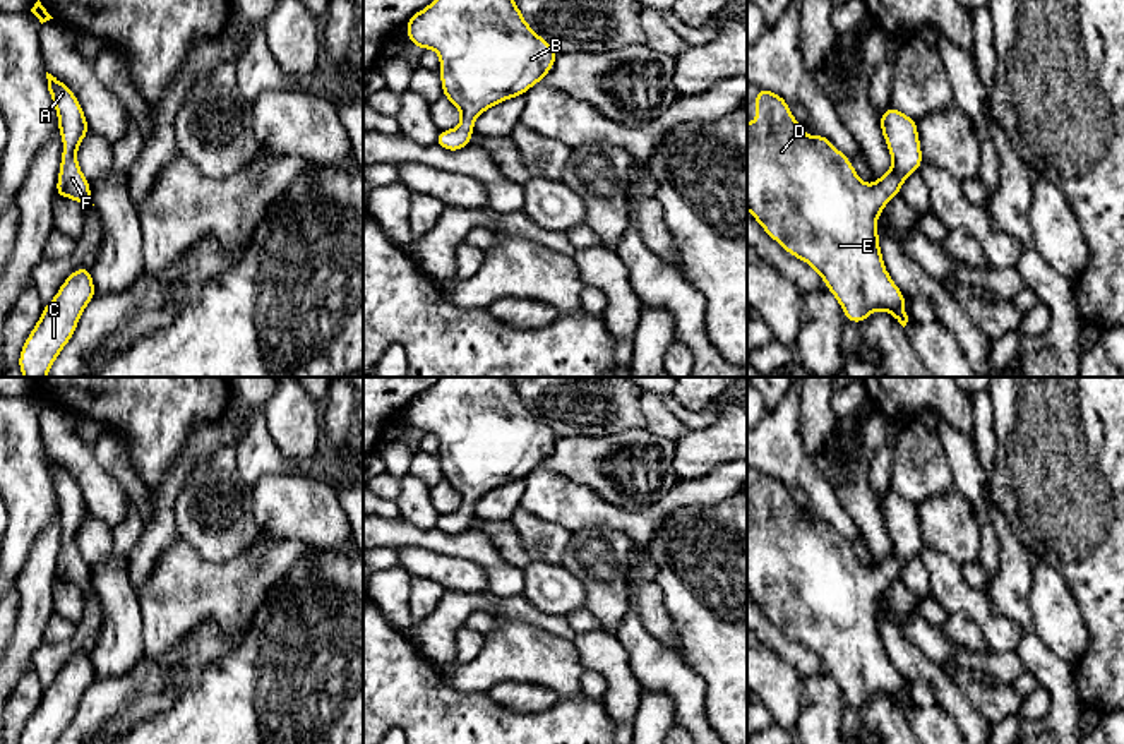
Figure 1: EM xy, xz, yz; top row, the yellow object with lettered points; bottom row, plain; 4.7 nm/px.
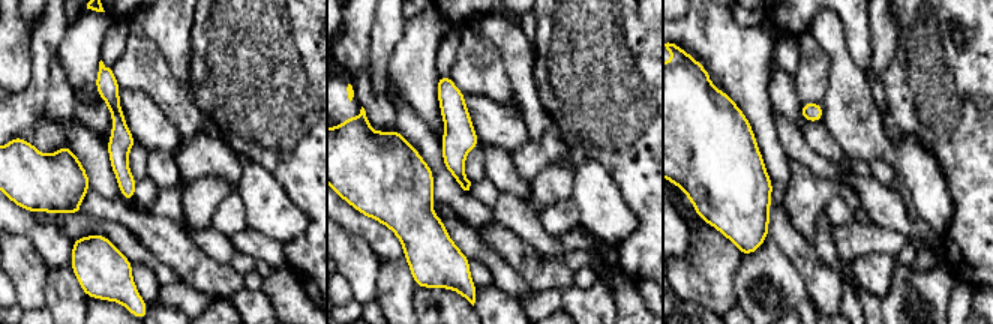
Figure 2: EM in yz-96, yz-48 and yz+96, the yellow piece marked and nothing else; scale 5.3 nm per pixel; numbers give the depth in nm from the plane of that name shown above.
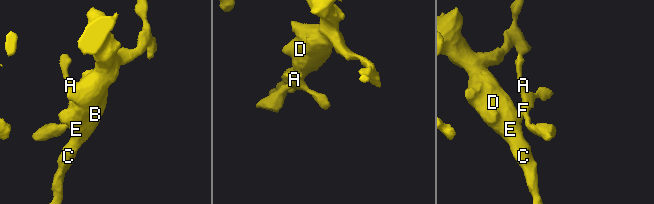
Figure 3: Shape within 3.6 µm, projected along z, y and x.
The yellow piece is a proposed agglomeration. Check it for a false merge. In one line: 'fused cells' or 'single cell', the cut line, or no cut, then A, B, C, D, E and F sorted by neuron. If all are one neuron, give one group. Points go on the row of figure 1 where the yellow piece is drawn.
single cell; no cut; A B C D E F

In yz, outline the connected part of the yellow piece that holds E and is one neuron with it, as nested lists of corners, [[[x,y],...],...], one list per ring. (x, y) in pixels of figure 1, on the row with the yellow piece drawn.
[[[759,87],[754,108],[757,118],[747,123],[747,137],[754,141],[747,144],[747,211],[790,255],[817,271],[841,305],[845,319],[860,324],[874,310],[884,310],[905,327],[906,297],[884,267],[877,216],[891,197],[900,195],[903,182],[924,161],[917,120],[893,105],[882,113],[879,123],[891,153],[891,170],[869,185],[828,137],[809,137],[802,130],[790,105],[778,93]]]

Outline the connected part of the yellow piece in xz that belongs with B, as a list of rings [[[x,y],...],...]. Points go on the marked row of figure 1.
[[[433,0],[404,26],[410,43],[439,53],[442,94],[461,111],[456,129],[439,130],[435,144],[445,151],[464,149],[478,115],[497,103],[524,96],[555,65],[557,51],[529,27],[516,0]]]

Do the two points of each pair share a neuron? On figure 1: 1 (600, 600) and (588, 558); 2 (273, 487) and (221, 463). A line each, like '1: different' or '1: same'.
1: same
2: different

